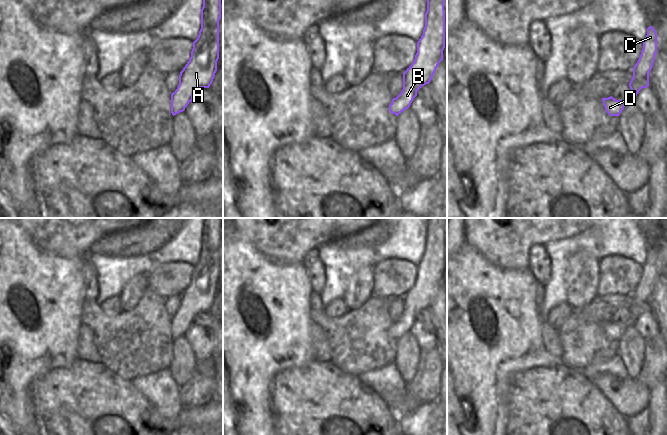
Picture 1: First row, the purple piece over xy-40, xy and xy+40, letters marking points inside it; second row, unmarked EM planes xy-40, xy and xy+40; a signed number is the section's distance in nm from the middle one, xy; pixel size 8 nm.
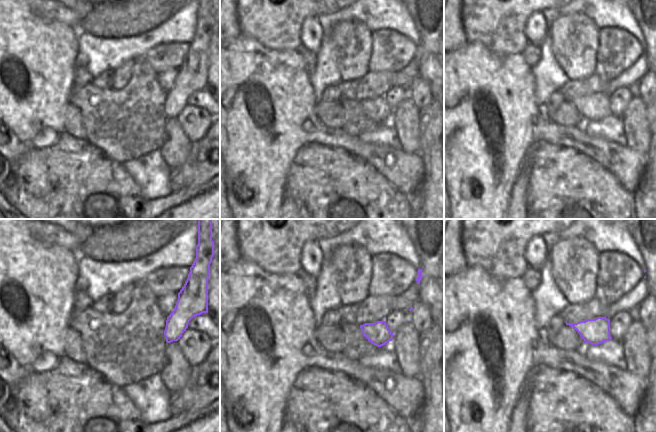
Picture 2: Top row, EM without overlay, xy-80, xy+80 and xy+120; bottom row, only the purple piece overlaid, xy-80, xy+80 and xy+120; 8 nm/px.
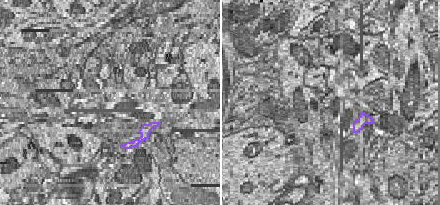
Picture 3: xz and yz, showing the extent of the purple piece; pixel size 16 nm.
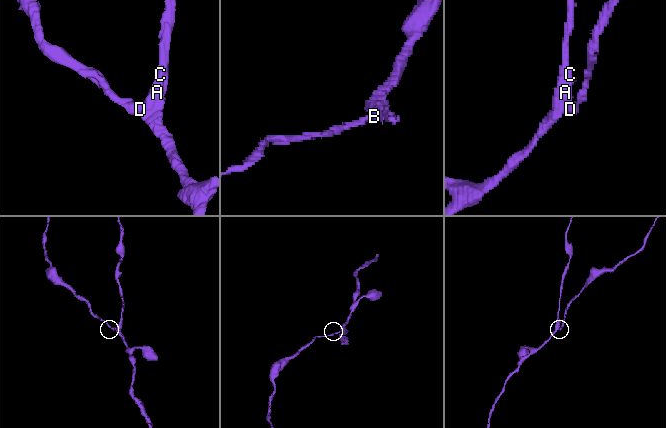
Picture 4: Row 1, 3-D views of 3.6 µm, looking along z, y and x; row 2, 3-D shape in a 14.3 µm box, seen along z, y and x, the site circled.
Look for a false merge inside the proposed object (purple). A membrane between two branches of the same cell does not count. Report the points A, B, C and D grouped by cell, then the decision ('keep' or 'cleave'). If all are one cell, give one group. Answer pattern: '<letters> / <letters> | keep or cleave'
A B C / D | cleave

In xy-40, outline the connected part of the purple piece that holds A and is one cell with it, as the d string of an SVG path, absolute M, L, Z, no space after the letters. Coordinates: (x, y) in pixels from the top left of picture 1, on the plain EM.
M205 218L201 233L201 253L193 266L191 281L179 299L179 309L171 318L171 337L183 336L200 312L209 312L219 283L221 218Z

